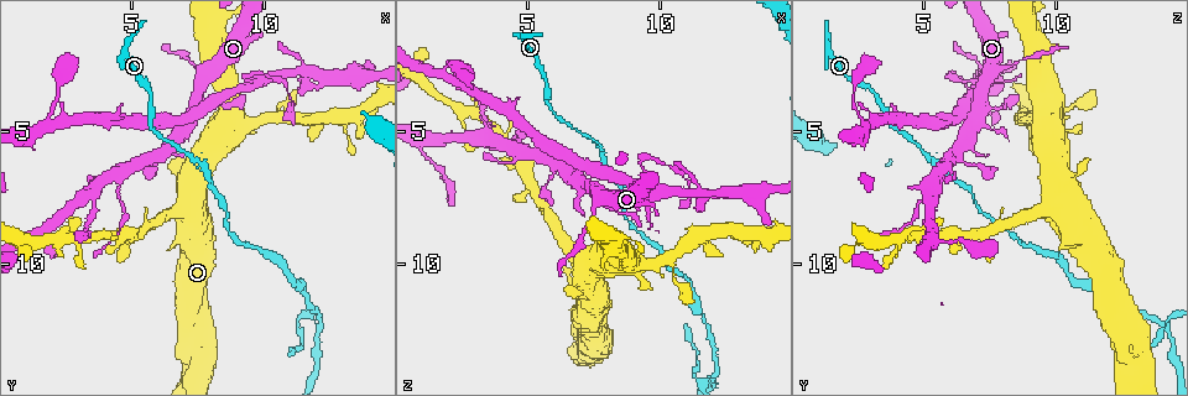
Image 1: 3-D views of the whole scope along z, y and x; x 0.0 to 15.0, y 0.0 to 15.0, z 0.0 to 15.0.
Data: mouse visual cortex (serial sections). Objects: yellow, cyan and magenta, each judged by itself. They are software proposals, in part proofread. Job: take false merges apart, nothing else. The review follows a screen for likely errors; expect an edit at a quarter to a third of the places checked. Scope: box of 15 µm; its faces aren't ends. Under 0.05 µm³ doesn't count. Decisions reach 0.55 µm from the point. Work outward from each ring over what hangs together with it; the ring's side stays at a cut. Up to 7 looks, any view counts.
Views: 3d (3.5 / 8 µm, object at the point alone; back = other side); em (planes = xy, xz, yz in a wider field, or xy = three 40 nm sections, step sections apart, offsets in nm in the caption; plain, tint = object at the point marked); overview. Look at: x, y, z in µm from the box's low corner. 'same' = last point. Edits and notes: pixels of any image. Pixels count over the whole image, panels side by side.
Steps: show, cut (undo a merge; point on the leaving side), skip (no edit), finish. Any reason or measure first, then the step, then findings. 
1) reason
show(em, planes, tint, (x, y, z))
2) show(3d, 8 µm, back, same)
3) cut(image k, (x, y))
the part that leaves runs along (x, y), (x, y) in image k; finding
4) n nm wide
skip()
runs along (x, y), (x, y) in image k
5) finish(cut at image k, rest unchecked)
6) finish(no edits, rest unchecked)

abrupt turn
show(3d, 3.5 µm, back, (12.1, 12.3, 14.2))

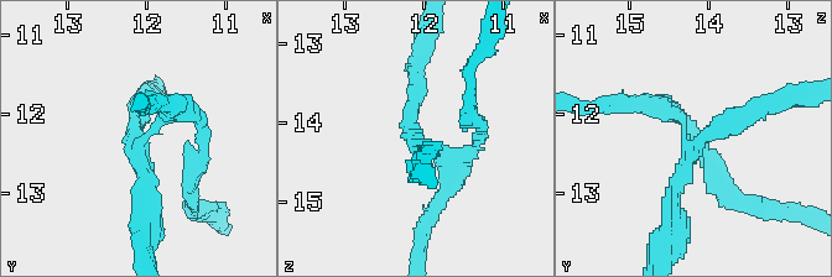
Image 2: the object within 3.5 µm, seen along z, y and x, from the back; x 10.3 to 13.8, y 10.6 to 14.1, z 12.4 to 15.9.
3 arms; arms of 200, 200, 250 nm
show(em, planes, tint, (12.15, 12.35, 14.15))

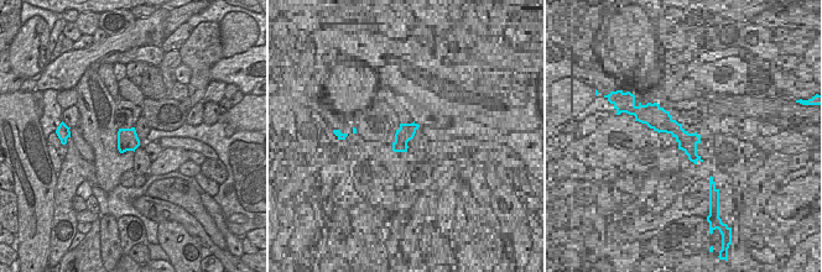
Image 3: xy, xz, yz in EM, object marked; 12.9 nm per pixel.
skip()
runs along (768, 105), (697, 142), (675, 219) in image 2; continuous, no second cell

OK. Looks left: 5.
abrupt turn
show(3d, 3.5 µm, (7.0, 4.9, 6.8))

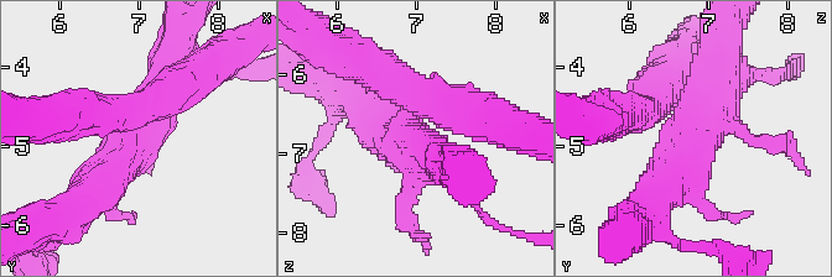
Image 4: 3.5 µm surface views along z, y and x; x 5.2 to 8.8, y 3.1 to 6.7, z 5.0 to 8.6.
skip()
all the same cell

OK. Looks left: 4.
sharp bend
show(3d, 3.5 µm, (9.4, 2.9, 6.0))

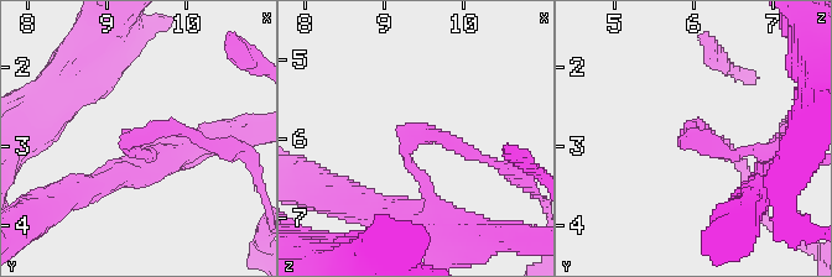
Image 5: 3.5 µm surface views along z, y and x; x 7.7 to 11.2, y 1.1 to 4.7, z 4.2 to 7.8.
need the tissue
show(em, xy, step 3, tint, (9.40, 2.90, 6.00))

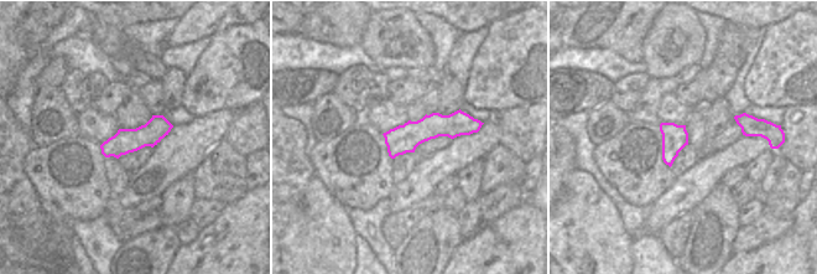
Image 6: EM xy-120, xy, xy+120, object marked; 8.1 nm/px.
220 nm wide
skip()
runs along (160, 150), (209, 142) in image 5; one cell here

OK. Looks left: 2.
finish(no edits, rest unchecked)

